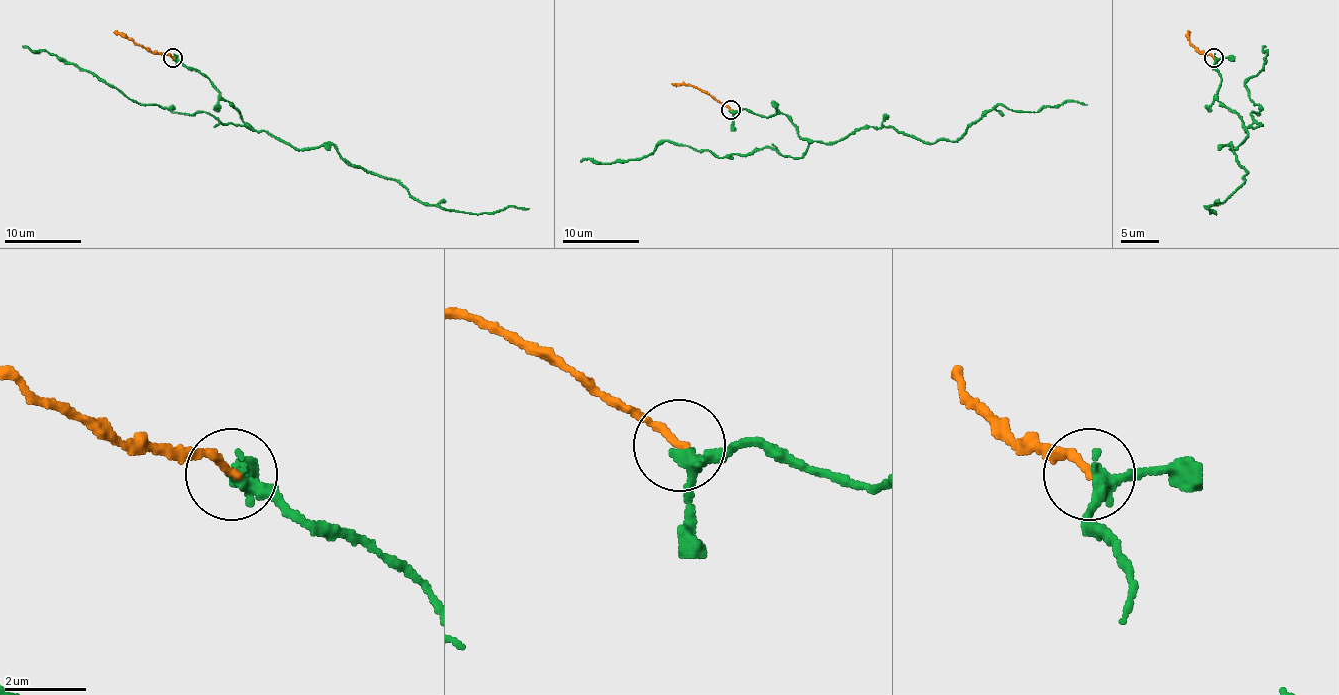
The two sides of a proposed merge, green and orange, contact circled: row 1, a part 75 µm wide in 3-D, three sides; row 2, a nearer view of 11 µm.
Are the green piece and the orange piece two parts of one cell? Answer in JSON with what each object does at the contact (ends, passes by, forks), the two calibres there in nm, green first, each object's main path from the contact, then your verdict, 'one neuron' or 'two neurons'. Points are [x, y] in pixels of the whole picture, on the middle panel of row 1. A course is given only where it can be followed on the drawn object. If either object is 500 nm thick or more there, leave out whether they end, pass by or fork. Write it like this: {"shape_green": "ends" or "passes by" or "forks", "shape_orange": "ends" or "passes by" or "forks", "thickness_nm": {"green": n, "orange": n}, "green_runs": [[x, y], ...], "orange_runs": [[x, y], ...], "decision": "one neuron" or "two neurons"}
{"shape_green": "passes by", "shape_orange": "ends", "thickness_nm": {"green": 280, "orange": 200}, "green_runs": [[731, 110], [783, 113], [802, 138], [888, 127], [924, 142], [957, 140], [999, 104], [1087, 104]], "orange_runs": [[731, 110], [691, 85], [672, 83]], "decision": "one neuron"}

